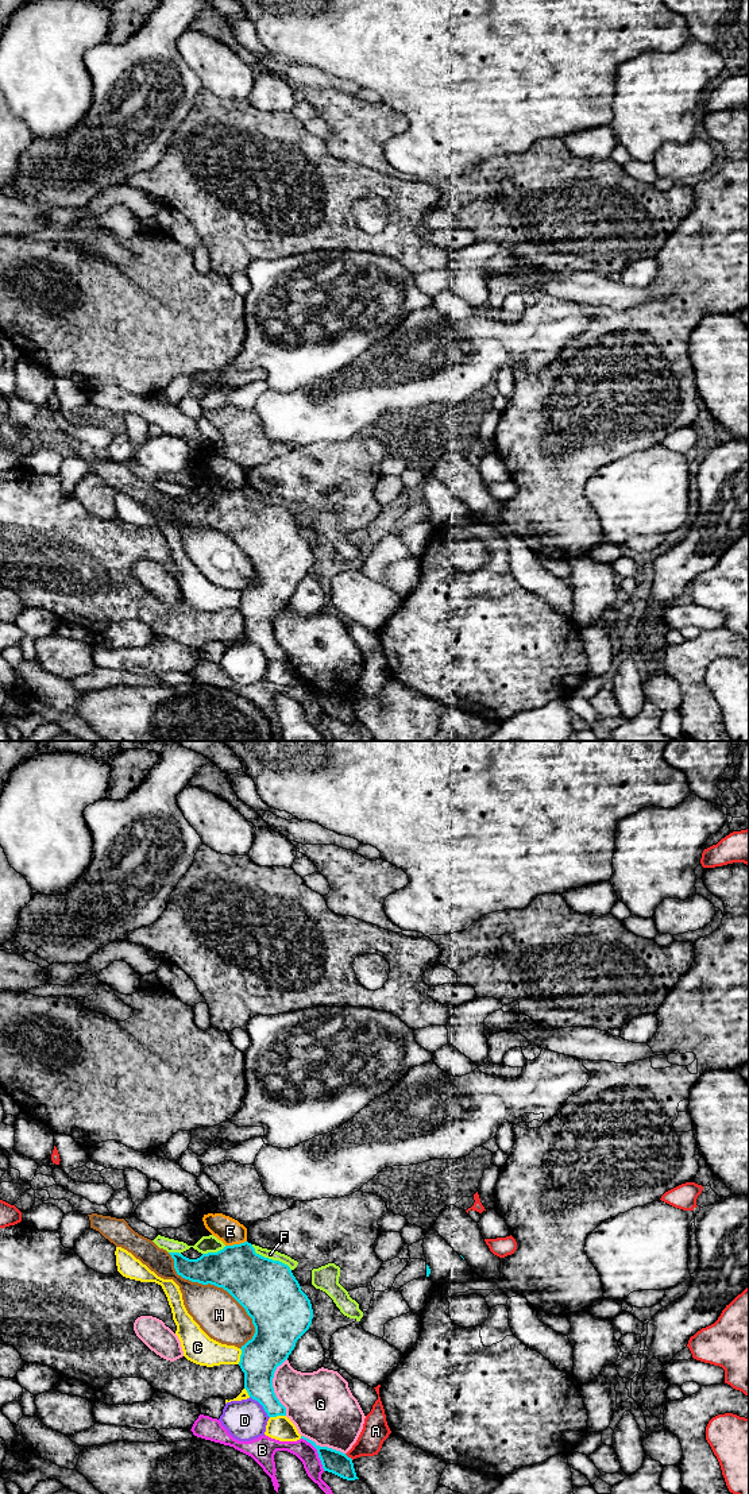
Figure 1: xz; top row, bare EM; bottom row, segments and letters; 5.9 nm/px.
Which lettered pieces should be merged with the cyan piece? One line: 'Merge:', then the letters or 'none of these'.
Merge: none of these

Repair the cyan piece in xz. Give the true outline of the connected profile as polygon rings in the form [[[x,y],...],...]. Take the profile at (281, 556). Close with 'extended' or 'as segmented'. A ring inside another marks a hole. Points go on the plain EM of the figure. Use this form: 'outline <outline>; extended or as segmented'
outline [[[248,486],[225,490],[197,503],[179,497],[169,498],[178,520],[223,532],[246,553],[255,578],[240,592],[244,633],[269,661],[286,660],[286,652],[274,637],[274,617],[289,602],[313,563],[310,544],[290,511],[256,498]]]; as segmented

